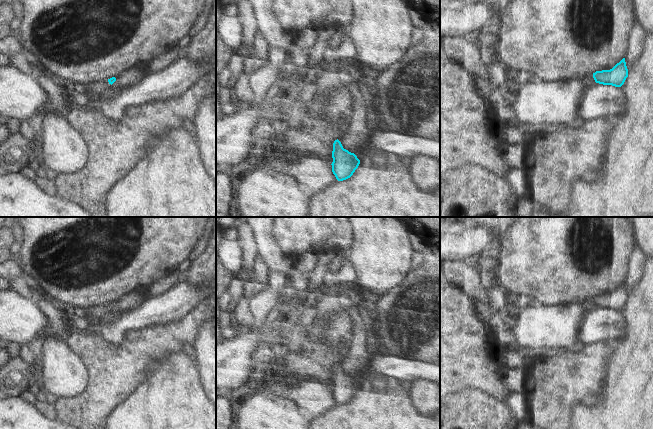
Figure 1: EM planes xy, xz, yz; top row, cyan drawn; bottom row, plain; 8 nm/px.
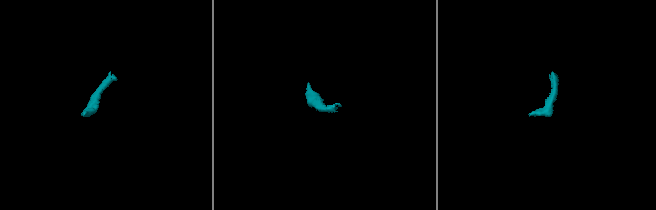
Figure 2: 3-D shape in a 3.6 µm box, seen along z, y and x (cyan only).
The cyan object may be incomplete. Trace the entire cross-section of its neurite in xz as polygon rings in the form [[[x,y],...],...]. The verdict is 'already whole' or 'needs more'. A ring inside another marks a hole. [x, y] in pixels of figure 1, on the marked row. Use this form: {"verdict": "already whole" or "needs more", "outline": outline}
{"verdict": "already whole", "outline": [[[338,139],[333,143],[332,158],[332,172],[338,181],[350,178],[360,164],[357,156],[344,149]]]}

